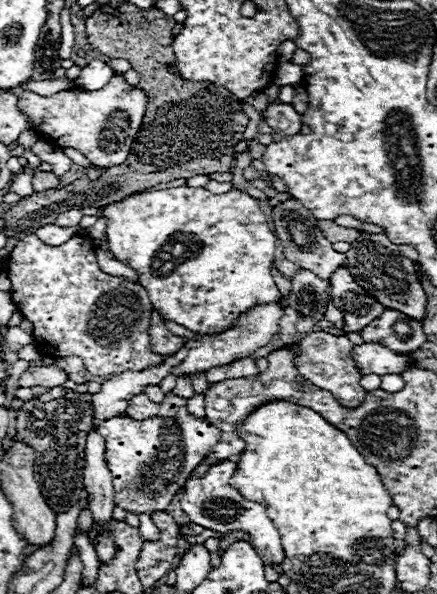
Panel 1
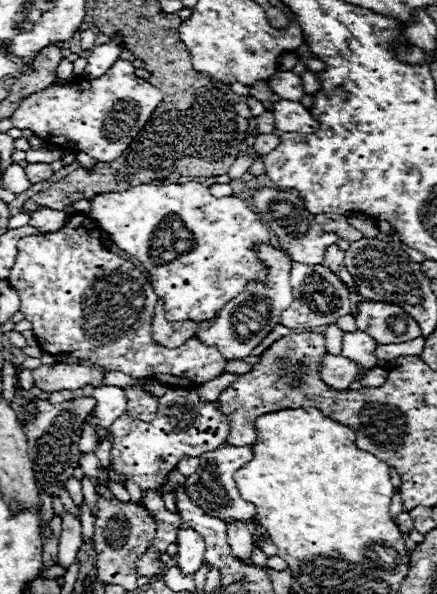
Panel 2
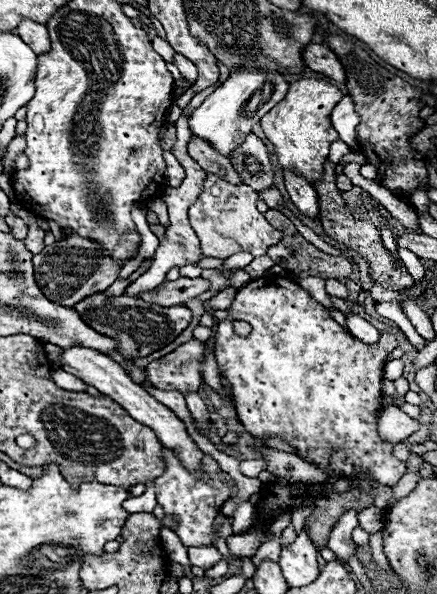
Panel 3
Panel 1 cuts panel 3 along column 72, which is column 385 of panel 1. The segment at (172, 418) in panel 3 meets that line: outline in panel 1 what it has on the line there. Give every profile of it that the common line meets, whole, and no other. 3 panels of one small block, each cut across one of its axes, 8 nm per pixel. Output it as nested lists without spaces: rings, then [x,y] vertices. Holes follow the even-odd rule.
[[[372,342],[354,346],[352,356],[356,356],[356,364],[360,364],[360,372],[364,374],[400,374],[412,366],[412,360],[408,356],[400,356],[386,346]]]

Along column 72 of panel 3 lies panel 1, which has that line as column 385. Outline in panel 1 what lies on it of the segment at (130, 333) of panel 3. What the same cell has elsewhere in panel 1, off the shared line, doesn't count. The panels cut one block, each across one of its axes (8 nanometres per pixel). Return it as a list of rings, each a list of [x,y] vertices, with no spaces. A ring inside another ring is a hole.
[[[338,268],[330,280],[330,296],[336,308],[344,314],[344,332],[362,332],[372,320],[386,310],[376,298],[360,288],[348,268]]]

